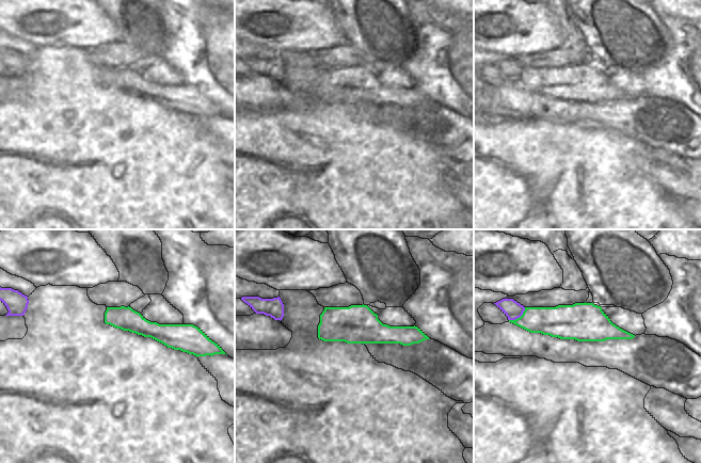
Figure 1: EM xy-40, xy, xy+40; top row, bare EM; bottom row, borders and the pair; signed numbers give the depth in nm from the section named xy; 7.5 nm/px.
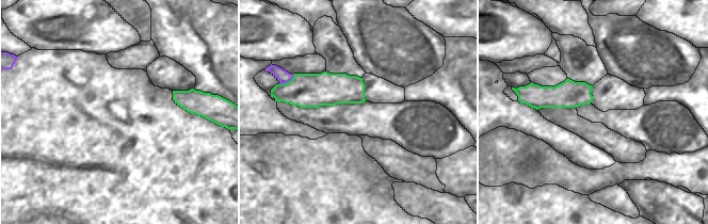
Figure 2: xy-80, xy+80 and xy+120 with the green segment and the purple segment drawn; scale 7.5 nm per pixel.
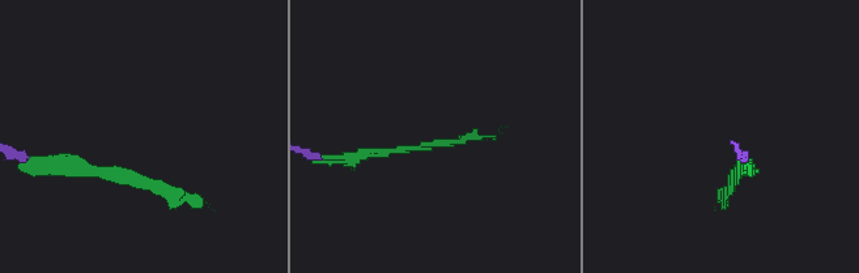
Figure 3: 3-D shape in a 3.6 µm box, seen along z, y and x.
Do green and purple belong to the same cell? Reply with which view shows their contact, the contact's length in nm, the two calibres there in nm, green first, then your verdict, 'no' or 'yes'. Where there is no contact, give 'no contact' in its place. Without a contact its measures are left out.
contact in xy+40; length 160 nm; calibres 220 and 130 nm; no

